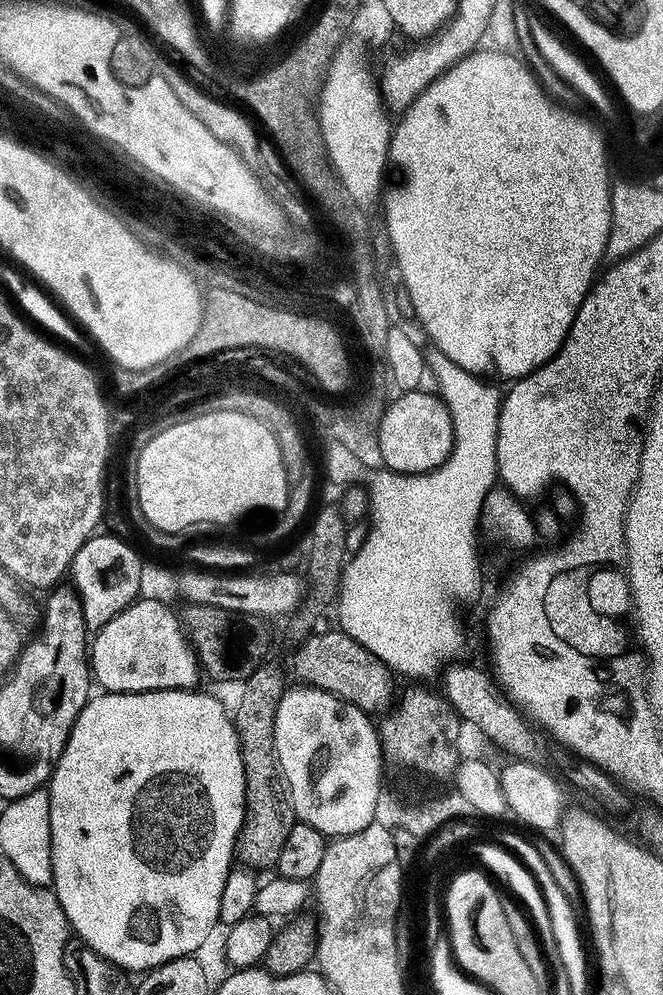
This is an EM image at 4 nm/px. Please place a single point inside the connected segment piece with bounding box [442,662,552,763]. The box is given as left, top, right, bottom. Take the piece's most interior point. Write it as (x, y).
(468, 689)

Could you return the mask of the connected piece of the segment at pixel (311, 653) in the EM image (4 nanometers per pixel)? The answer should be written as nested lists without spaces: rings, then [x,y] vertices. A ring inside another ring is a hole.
[[[331,630],[321,636],[312,635],[293,652],[296,653],[292,656],[291,675],[296,675],[304,684],[313,684],[313,689],[347,700],[353,708],[360,708],[365,714],[387,702],[389,668],[345,632]]]

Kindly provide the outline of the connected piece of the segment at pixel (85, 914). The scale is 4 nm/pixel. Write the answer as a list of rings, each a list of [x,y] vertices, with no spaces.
[[[168,688],[164,692],[104,692],[100,696],[93,695],[78,714],[46,788],[52,831],[52,884],[71,931],[84,939],[85,949],[95,952],[121,970],[133,968],[136,974],[180,956],[193,955],[197,951],[195,948],[203,946],[204,939],[220,920],[222,890],[233,867],[232,854],[234,858],[234,849],[244,827],[244,766],[233,717],[211,694],[199,696],[198,693],[196,690]]]

